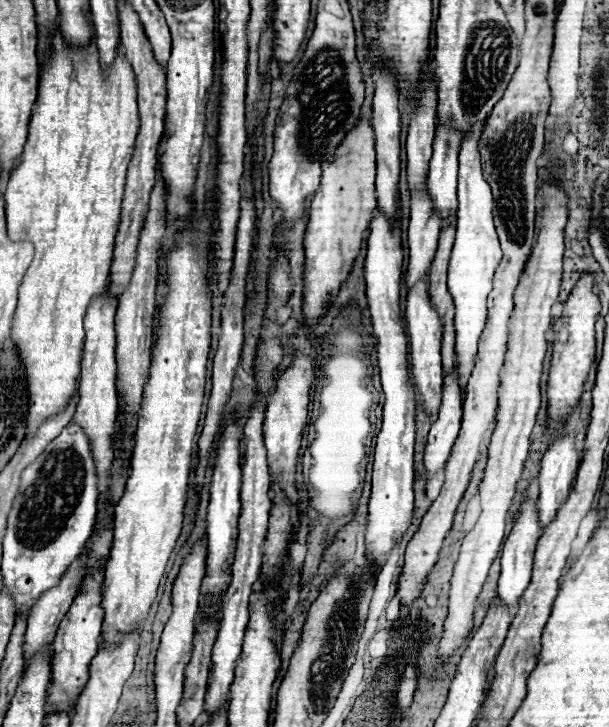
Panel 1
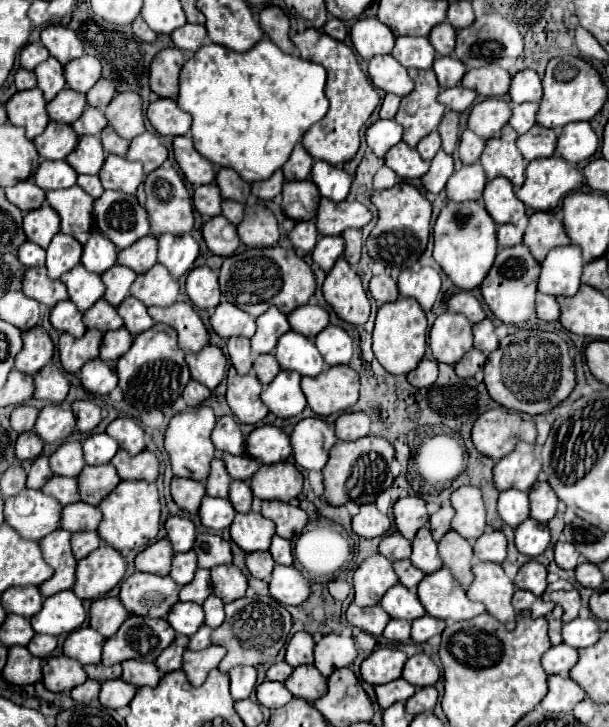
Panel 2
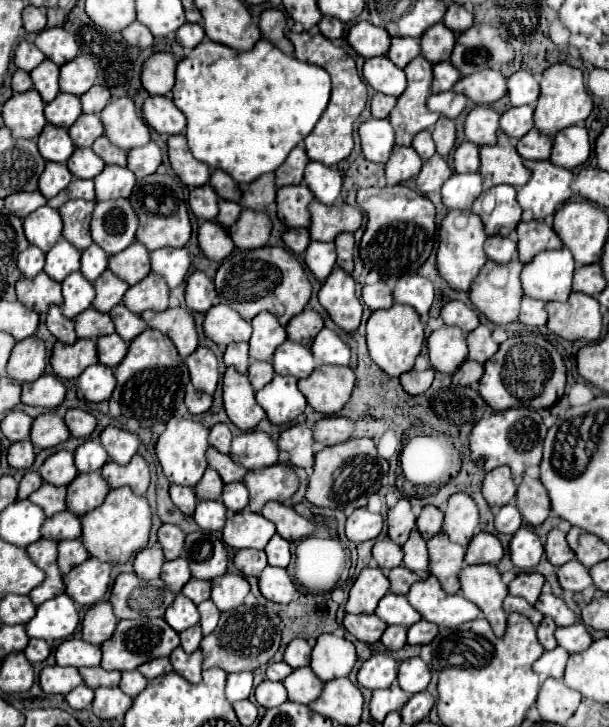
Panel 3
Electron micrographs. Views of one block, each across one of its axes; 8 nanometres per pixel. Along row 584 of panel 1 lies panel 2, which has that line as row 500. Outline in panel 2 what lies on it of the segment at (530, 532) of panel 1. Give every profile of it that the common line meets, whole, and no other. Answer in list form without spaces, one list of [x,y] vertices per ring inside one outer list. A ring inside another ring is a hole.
[[[506,490],[506,492],[500,492],[500,498],[498,498],[498,514],[500,518],[516,528],[518,524],[522,524],[530,510],[528,510],[528,494],[526,492],[520,492],[520,490]]]

